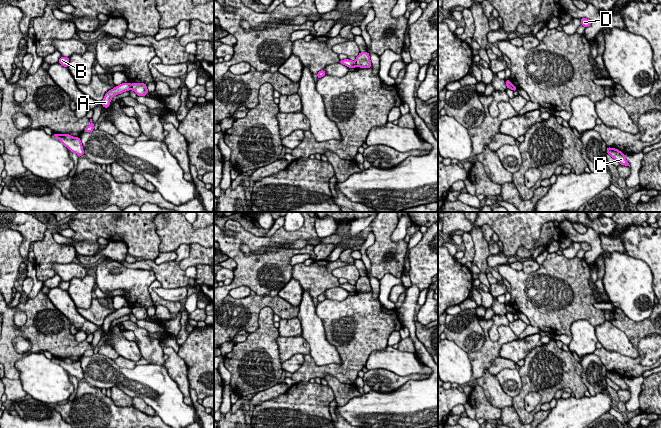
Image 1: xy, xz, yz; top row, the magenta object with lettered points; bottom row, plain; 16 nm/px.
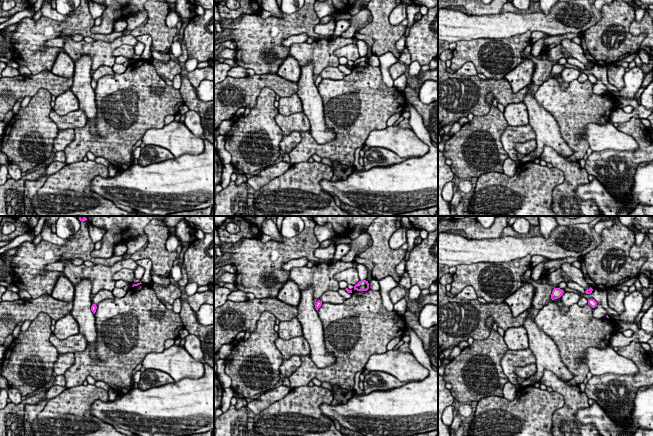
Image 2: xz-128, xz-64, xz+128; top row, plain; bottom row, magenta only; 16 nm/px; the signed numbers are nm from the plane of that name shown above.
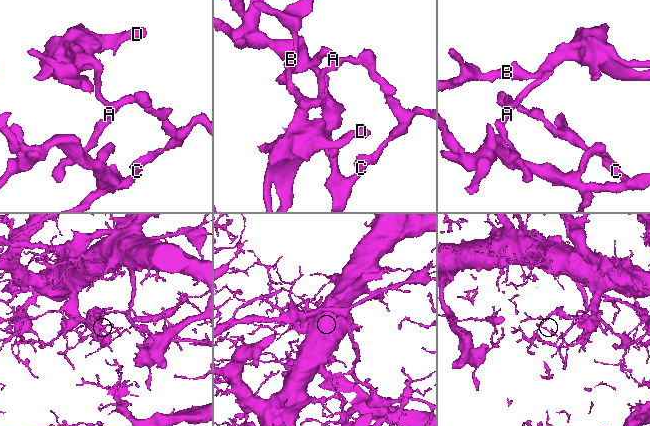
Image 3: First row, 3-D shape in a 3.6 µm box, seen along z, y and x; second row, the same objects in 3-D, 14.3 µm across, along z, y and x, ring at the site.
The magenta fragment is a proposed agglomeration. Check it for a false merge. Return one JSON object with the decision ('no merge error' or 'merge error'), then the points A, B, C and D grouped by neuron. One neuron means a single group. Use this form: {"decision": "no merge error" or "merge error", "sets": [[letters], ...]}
{"decision": "merge error", "sets": [["A", "B", "D"], ["C"]]}

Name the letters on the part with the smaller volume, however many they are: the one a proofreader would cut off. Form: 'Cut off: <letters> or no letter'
Cut off: A, B, D

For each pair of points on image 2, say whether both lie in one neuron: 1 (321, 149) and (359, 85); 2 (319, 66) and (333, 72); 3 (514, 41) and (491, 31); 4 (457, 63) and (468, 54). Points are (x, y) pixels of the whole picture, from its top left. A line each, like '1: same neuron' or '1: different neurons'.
1: same neuron
2: different neurons
3: different neurons
4: same neuron

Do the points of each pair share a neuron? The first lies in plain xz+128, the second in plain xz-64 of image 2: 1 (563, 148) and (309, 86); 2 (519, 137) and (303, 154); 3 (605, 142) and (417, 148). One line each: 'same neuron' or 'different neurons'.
1: same neuron
2: different neurons
3: same neuron

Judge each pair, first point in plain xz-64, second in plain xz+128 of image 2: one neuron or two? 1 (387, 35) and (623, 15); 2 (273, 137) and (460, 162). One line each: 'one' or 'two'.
1: one
2: one

